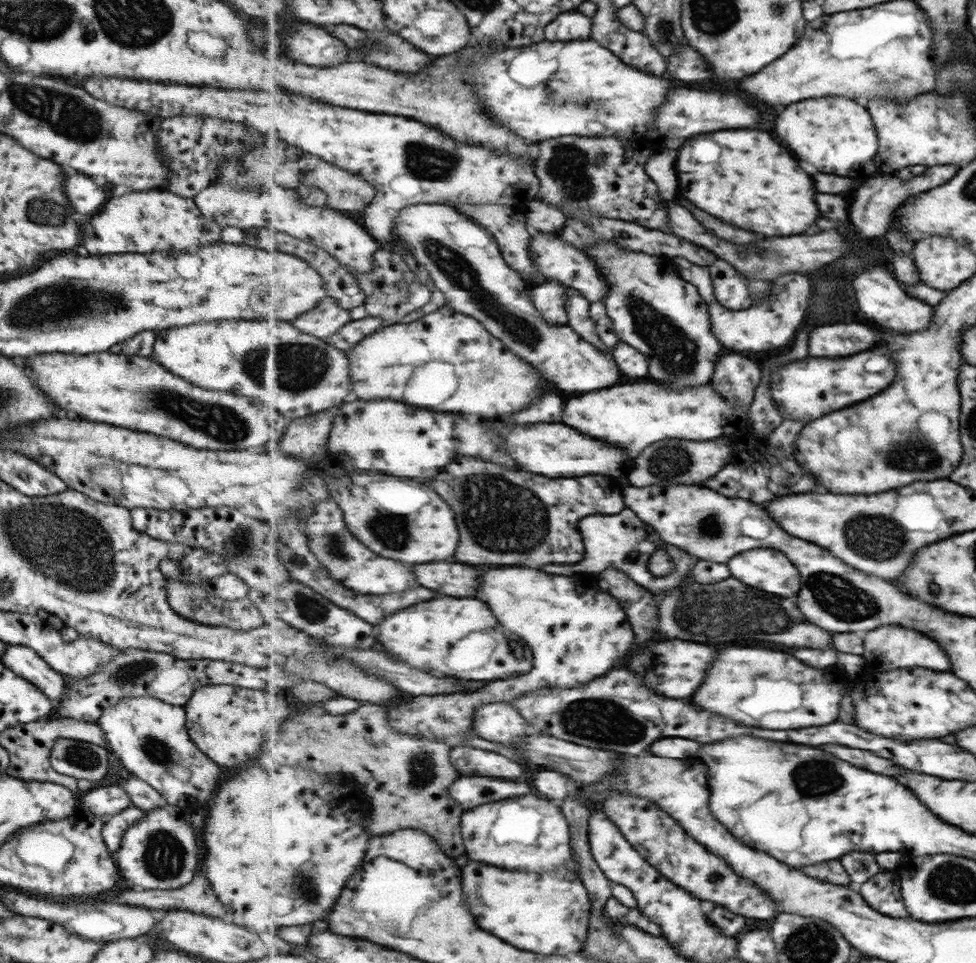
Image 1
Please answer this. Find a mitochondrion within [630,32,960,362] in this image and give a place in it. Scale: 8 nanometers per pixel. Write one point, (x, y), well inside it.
(884, 83)

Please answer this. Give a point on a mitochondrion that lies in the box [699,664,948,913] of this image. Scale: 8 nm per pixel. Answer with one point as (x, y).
(817, 778)

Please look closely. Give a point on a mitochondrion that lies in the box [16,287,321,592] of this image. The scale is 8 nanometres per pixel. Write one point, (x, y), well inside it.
(224, 426)

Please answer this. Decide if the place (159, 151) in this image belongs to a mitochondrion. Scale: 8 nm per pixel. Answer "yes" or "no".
no

